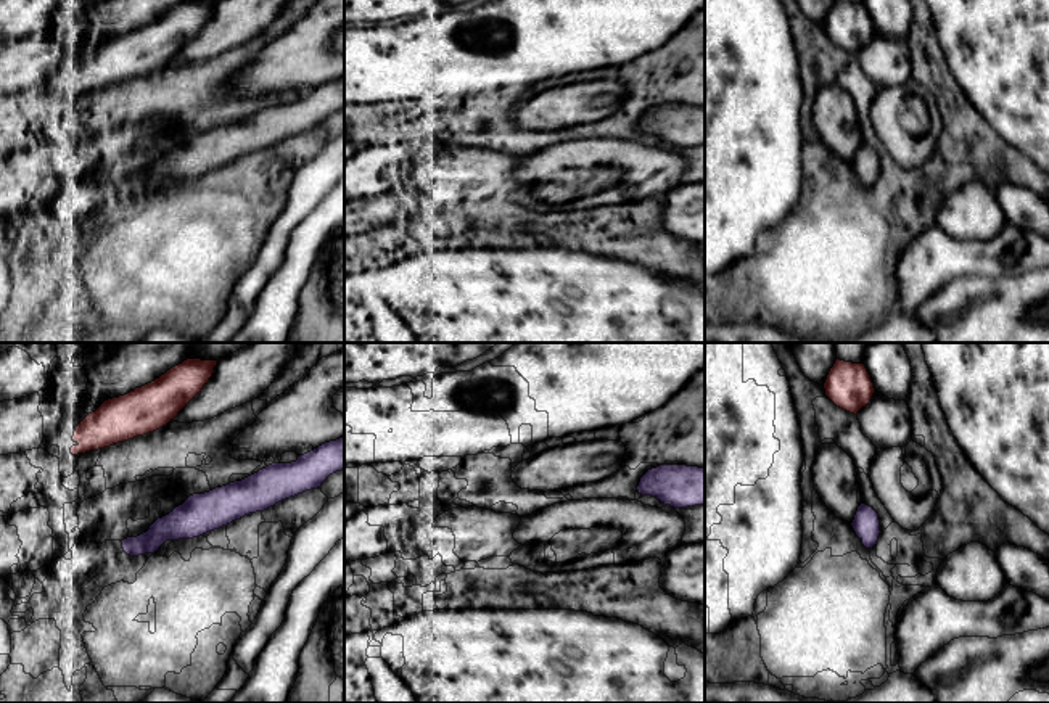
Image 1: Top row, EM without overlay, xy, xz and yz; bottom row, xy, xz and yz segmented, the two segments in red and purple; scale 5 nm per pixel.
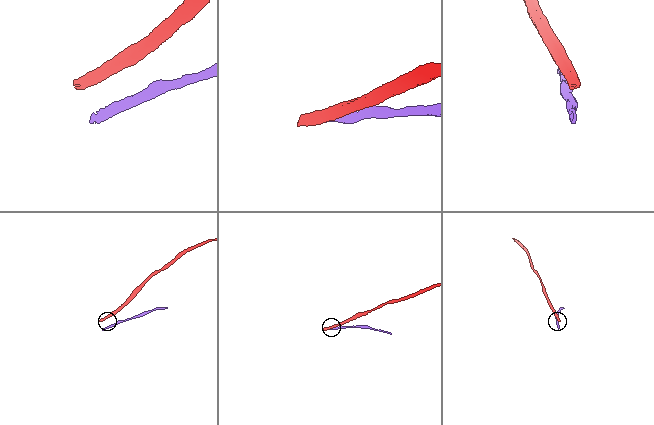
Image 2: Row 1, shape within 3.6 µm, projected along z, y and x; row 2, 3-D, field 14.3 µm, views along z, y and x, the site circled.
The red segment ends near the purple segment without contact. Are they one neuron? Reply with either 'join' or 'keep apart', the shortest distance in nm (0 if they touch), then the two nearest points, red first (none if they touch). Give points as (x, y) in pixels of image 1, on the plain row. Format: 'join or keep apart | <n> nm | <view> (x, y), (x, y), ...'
keep apart | 380 nm | xy (161, 66), (193, 134)

